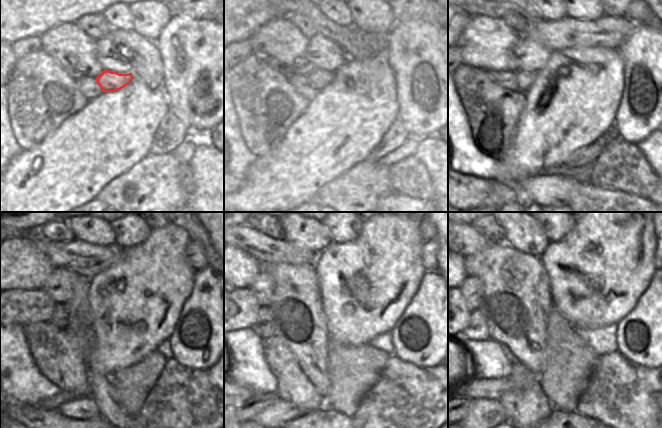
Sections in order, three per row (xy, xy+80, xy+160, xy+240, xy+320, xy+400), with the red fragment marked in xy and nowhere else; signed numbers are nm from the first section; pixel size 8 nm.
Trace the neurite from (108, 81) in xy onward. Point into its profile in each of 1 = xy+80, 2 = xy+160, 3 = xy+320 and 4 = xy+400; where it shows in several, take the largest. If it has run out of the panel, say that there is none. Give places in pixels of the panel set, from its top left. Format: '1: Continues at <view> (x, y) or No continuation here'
1: Continues at xy+80 (319, 79)
2: Continues at xy+160 (525, 79)
3: Continues at xy+320 (264, 327)
4: Continues at xy+400 (477, 329).

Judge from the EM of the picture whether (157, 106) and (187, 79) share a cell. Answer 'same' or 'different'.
different

